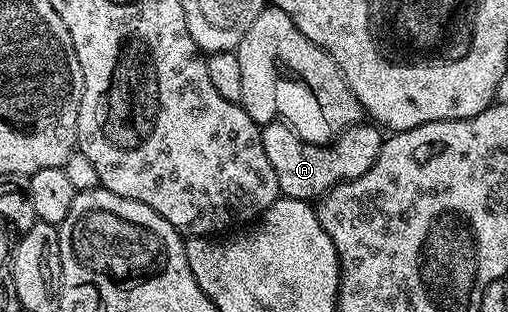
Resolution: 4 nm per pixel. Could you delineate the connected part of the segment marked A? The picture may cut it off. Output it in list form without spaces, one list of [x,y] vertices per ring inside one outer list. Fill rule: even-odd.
[[[274,121],[261,126],[263,152],[267,152],[267,160],[271,160],[271,168],[275,168],[282,195],[287,198],[317,200],[340,182],[363,176],[363,172],[375,164],[383,141],[382,131],[376,125],[358,124],[345,127],[328,145],[317,145],[301,139],[288,122]]]

